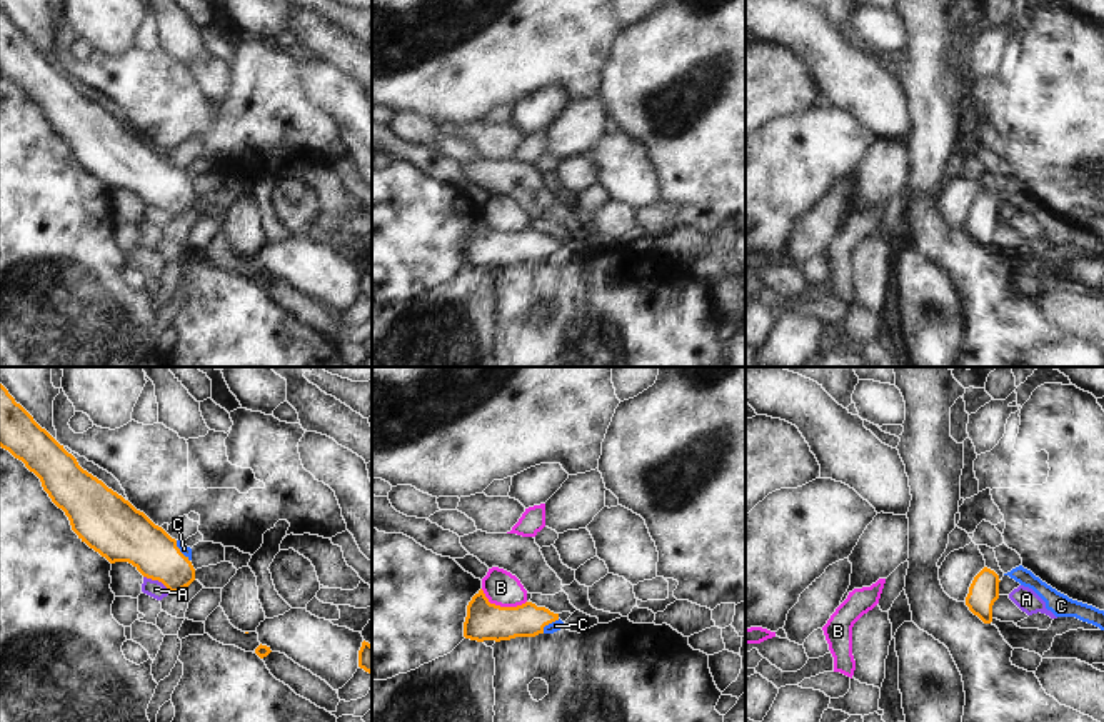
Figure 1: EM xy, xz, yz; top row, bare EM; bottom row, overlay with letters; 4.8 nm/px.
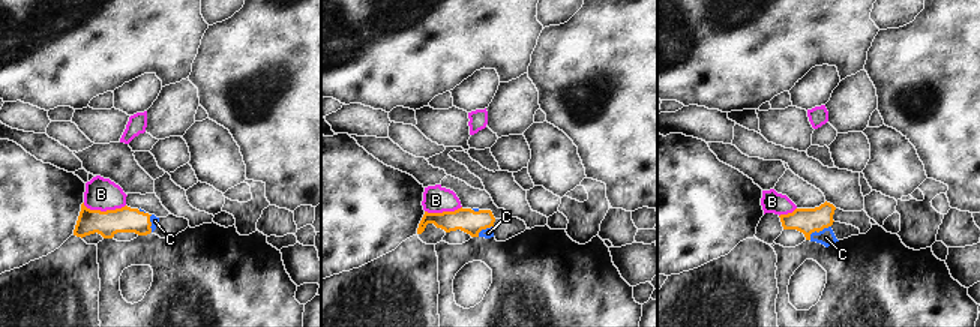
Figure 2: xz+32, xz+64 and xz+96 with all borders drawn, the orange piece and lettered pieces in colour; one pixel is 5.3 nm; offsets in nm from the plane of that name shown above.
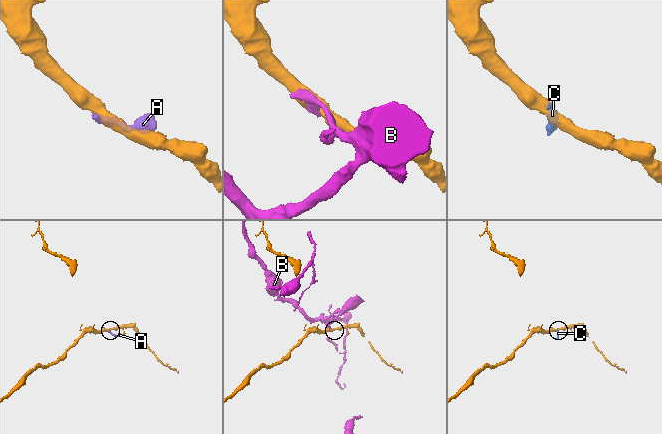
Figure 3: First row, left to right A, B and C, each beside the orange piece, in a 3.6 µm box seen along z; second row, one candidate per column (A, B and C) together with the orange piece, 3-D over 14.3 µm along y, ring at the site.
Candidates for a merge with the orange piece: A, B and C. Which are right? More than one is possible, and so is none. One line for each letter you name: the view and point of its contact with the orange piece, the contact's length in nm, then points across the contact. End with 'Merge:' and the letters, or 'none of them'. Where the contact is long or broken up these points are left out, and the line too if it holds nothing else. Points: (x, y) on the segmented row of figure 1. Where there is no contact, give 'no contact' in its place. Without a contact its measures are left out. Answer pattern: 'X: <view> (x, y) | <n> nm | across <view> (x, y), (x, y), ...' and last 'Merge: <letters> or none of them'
C: xz (549, 622) | 110 nm | across xz (497, 622), (549, 622), (556, 626)
Merge: C

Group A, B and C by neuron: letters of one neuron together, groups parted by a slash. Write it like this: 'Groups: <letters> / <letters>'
Groups: A B / C.

